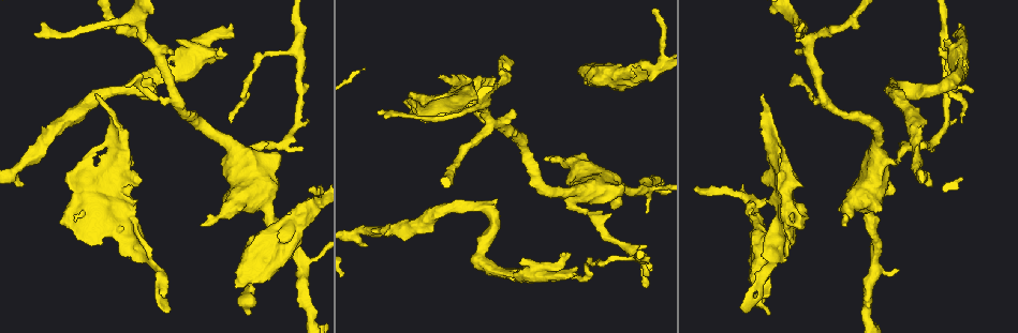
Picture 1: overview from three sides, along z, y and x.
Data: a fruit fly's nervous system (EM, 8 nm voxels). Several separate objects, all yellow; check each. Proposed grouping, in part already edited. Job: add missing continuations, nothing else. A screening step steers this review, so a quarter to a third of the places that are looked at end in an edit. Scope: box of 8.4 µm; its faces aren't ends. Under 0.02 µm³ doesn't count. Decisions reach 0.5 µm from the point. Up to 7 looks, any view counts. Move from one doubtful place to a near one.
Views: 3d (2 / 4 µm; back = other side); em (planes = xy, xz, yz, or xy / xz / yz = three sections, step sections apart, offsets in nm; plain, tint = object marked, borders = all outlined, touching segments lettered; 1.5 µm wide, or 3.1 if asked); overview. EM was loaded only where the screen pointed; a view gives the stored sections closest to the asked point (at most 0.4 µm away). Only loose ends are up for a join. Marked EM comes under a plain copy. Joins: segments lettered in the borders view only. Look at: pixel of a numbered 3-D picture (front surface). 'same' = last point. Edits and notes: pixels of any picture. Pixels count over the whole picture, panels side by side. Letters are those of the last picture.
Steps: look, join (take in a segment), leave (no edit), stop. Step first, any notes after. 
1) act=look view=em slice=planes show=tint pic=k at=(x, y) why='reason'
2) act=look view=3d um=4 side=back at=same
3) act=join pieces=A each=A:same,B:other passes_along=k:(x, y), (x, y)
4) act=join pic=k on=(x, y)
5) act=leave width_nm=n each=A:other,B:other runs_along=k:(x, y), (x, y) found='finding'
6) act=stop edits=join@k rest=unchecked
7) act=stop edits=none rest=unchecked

act=look view=em slice=yz step=4 show=borders pic=1 at=(91, 244) why='an open end'

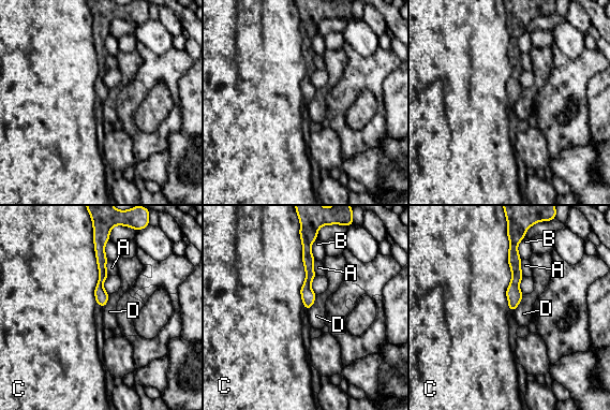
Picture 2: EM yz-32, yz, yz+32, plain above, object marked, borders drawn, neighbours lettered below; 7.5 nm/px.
act=leave longest_contact=C:600nm each=A:other,B:other,C:other,D:other border=2:(523, 295), (512, 311) found='none of them fits'

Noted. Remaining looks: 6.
act=look view=3d um=4 side=back pic=1 at=(228, 162) why='an open end'

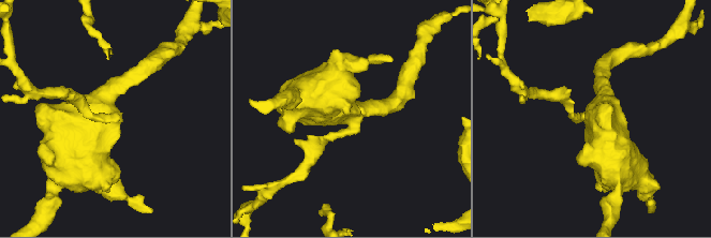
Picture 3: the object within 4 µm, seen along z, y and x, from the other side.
act=look view=em slice=planes show=borders pic=3 at=(576, 123)

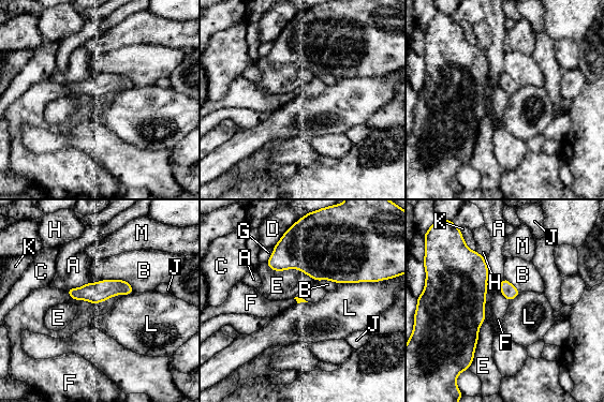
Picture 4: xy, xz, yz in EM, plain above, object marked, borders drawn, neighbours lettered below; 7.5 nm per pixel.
act=leave each=A:other,B:other,C:other,D:other,E:other,F:other,G:other,H:other,J:other,K:other,L:other,M:other border=4:(374, 281), (338, 283) found='none of them fits'

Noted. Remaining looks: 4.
act=look view=em slice=planes show=tint pic=1 at=(643, 286) why='an open end'

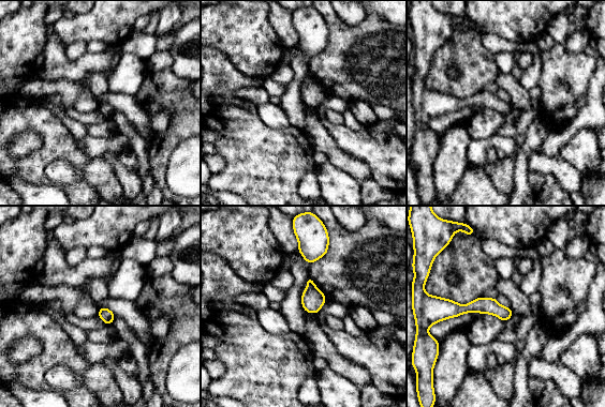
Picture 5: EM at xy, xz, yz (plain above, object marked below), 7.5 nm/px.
act=look view=em slice=planes show=borders at=same

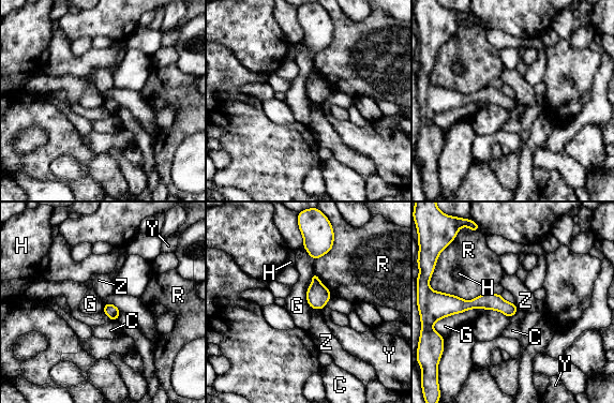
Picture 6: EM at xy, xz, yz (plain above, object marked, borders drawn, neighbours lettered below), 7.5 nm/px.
act=leave longest_contact=G:360nm each=C:other,G:other,H:other,R:other,Y:other,Z:other runs_along=6:(450, 299), (514, 309) found='no lettered segment goes on from it'

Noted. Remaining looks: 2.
act=stop edits=none rest=unchecked

